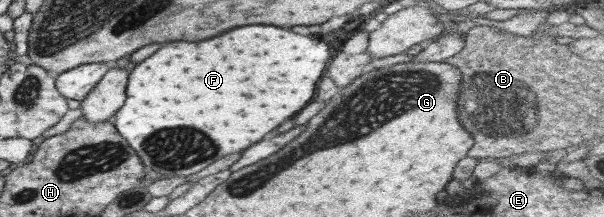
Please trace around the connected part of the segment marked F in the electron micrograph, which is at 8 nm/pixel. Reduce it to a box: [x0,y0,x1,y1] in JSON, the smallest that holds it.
[111,24,330,178]

